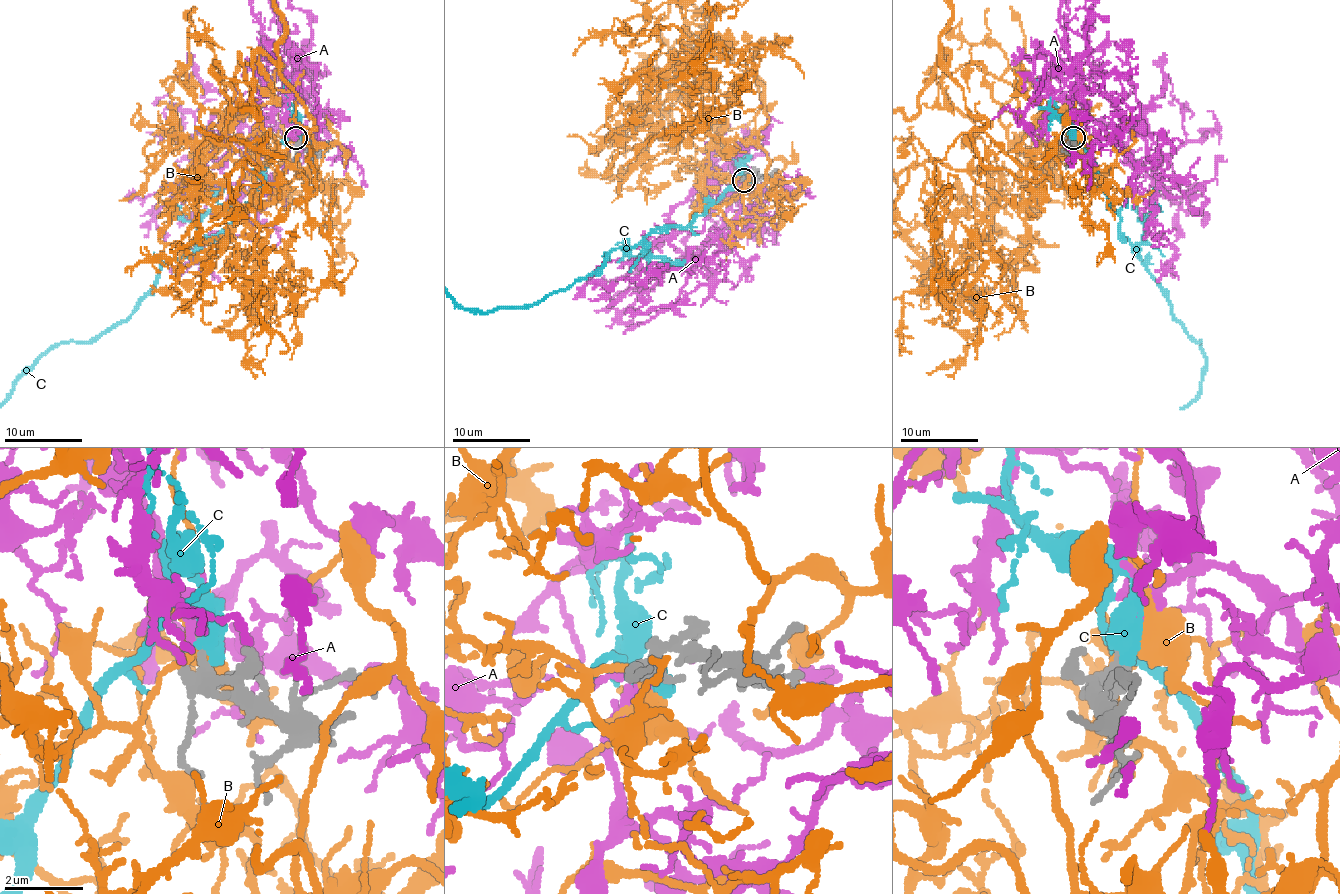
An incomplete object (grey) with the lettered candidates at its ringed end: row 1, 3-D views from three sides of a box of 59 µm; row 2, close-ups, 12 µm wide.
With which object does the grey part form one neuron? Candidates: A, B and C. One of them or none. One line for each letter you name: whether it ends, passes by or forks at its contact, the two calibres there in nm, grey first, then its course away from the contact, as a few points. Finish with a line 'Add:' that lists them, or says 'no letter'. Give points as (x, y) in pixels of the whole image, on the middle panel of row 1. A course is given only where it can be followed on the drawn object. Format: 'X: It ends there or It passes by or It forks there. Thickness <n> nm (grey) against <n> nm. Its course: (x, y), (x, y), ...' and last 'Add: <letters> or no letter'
A: It ends there. Thickness 200 nm (grey) against 300 nm. Its course: (743, 180), (735, 194), (735, 169), (724, 163), (670, 215), (662, 240), (631, 264), (604, 262), (573, 299)
Add: A

